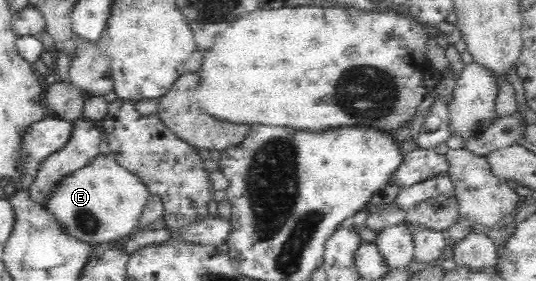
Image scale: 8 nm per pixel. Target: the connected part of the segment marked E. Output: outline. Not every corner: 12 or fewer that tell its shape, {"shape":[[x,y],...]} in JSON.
{"shape":[[110,155],[61,182],[48,212],[87,243],[137,230],[149,195]]}

